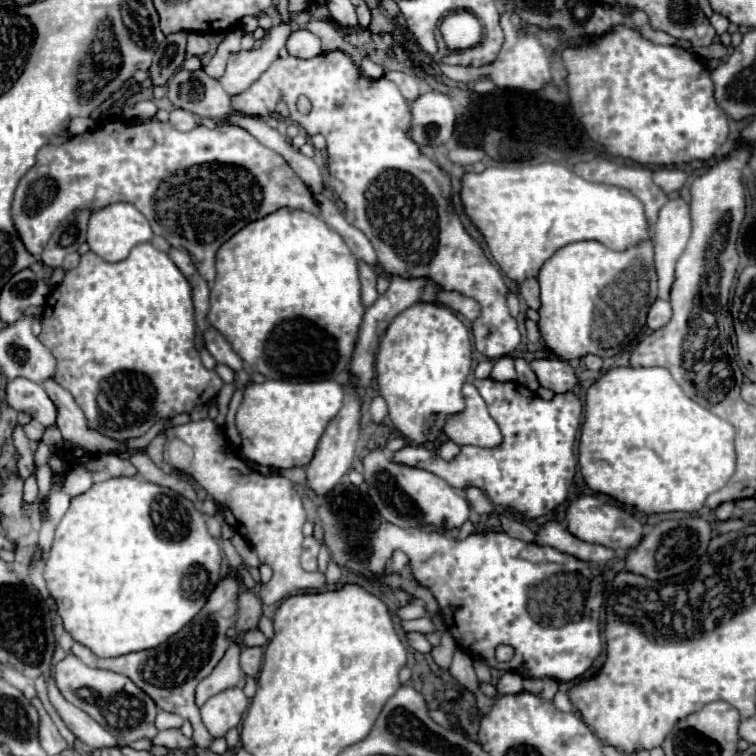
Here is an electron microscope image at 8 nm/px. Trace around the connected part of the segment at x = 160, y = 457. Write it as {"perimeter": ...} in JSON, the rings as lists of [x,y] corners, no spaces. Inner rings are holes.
{"perimeter":[[[158,434],[148,446],[146,446],[146,454],[150,456],[150,460],[160,466],[164,462],[164,444],[166,444],[166,436]]]}

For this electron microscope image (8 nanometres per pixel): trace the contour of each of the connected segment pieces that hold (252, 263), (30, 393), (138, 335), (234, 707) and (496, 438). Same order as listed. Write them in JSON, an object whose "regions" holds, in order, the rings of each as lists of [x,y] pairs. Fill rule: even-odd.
{"regions":[[[[280,208],[244,226],[216,254],[216,282],[210,290],[208,322],[246,364],[270,380],[340,380],[352,358],[364,310],[356,256],[340,234],[310,212]]],[[[16,378],[6,386],[6,400],[18,412],[30,414],[44,428],[56,426],[56,406],[52,406],[52,400],[48,398],[42,384],[26,378]]],[[[144,242],[144,244],[134,246],[130,256],[122,262],[116,262],[116,264],[108,264],[102,258],[98,258],[94,252],[86,252],[80,258],[80,264],[66,272],[64,282],[56,288],[52,298],[48,300],[46,310],[42,312],[40,342],[46,348],[50,348],[54,358],[58,360],[58,372],[56,372],[54,380],[74,396],[76,404],[84,410],[90,428],[98,428],[104,436],[110,436],[116,440],[128,440],[128,434],[132,434],[132,438],[138,438],[138,436],[146,434],[156,420],[172,418],[178,412],[190,412],[196,402],[206,404],[220,392],[220,386],[224,382],[220,380],[220,376],[216,372],[202,366],[196,344],[194,344],[194,340],[196,340],[196,314],[194,314],[194,302],[192,302],[192,286],[186,280],[186,276],[180,272],[180,268],[172,262],[172,258],[162,250],[156,250],[152,244]],[[180,386],[182,386],[182,402],[178,402],[178,410],[176,410],[176,398],[180,394]]],[[[228,688],[204,702],[200,708],[202,722],[208,732],[218,738],[224,736],[230,728],[238,726],[244,710],[248,708],[248,698],[240,688]]],[[[464,384],[462,388],[466,410],[450,416],[446,422],[446,436],[460,444],[460,446],[480,446],[480,448],[496,448],[502,442],[500,426],[496,426],[496,420],[488,414],[488,408],[484,406],[484,400],[480,398],[480,392],[474,384]]]]}

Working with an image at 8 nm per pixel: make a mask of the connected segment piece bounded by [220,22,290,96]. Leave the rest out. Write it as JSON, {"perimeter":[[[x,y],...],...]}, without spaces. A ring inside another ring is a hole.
{"perimeter":[[[282,22],[280,26],[266,32],[262,40],[256,40],[252,50],[230,54],[226,72],[220,78],[224,90],[230,96],[248,90],[248,86],[252,86],[252,82],[256,82],[256,78],[260,78],[260,74],[264,74],[264,70],[268,70],[268,66],[278,58],[278,52],[284,48],[288,36],[290,36],[290,26]]]}

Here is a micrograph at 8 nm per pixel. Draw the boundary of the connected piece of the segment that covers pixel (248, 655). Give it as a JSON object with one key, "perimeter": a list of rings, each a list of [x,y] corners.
{"perimeter":[[[246,648],[240,658],[240,666],[246,676],[258,676],[262,666],[262,648]]]}

